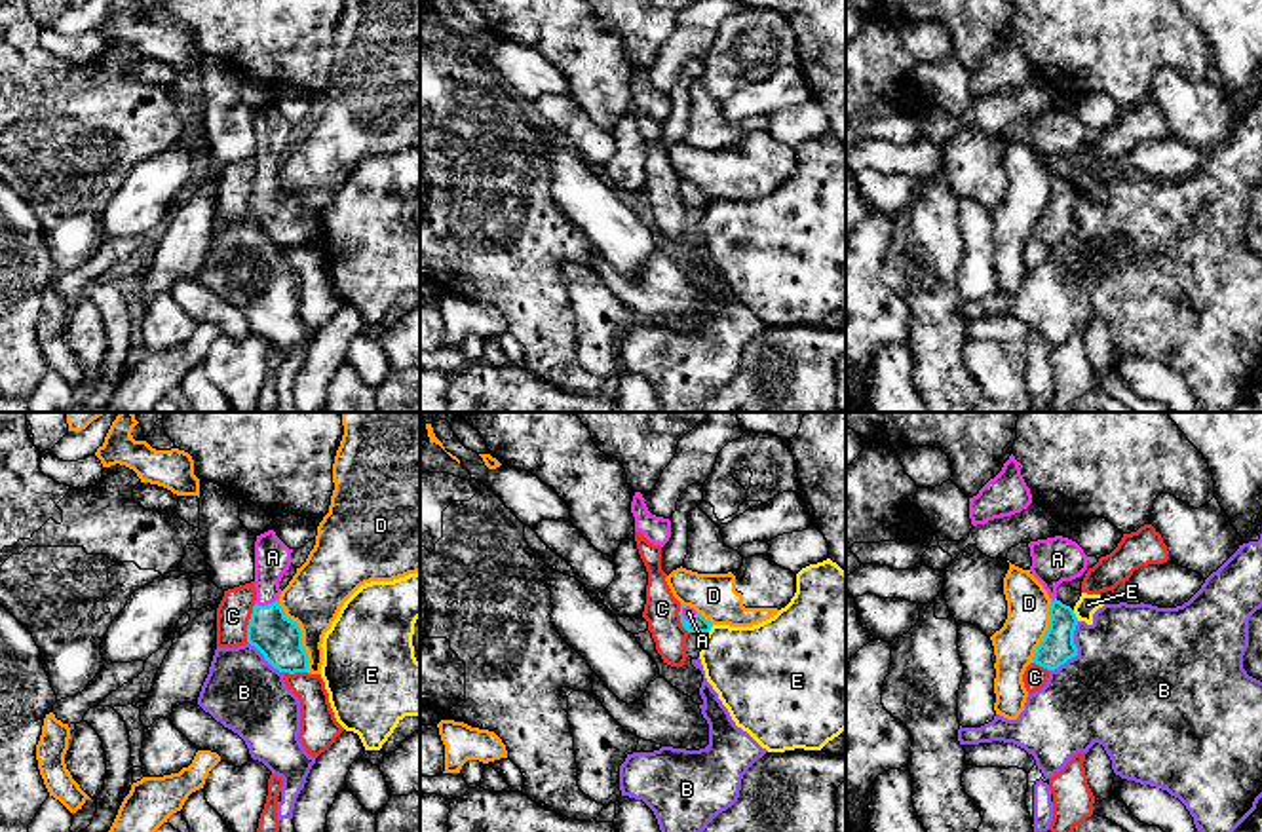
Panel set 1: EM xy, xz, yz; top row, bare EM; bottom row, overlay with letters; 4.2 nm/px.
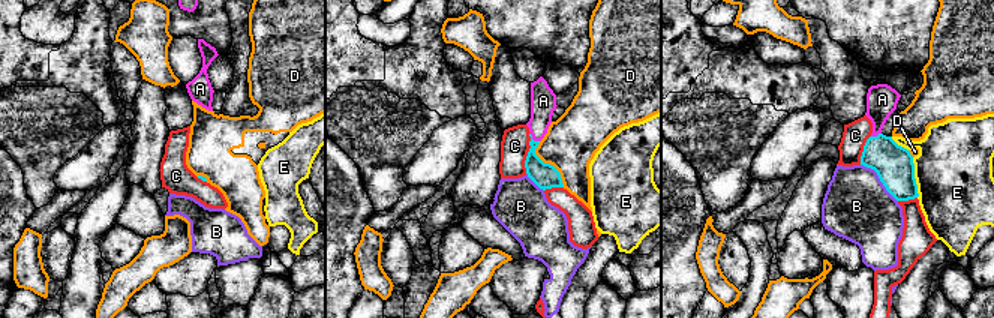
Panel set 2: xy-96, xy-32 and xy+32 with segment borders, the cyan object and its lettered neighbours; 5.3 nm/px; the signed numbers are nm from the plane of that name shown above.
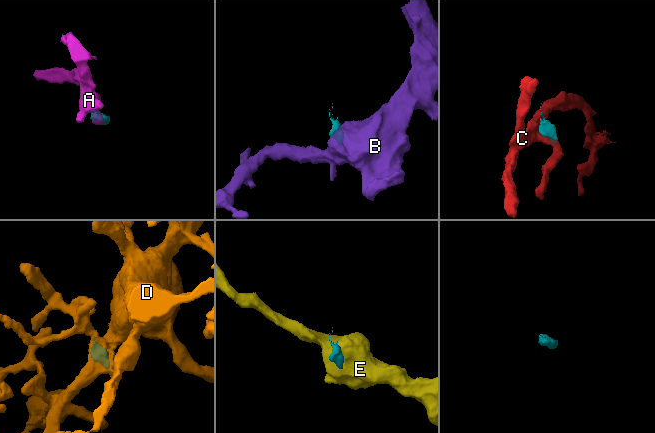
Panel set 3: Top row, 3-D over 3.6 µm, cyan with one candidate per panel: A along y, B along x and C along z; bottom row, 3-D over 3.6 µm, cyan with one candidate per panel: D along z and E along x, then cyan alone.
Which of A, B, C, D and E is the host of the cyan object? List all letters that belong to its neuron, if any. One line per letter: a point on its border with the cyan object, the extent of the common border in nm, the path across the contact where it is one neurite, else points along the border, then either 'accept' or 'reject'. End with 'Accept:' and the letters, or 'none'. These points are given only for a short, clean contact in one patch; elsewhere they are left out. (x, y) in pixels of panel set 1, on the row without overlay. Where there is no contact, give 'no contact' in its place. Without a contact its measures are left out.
A: xy (268, 179) | 110 nm | across xy (276, 211), (268, 204), (268, 179), (268, 141), (272, 132) | accept
B: yz (1076, 226) | 240 nm | along yz (1078, 196), (1074, 206), (1076, 228), (1050, 245) | reject
C: xy (249, 198) | 170 nm | reject
D: xy (301, 211) | 340 nm | reject
E: yz (1074, 190) | 50 nm | along yz (1072, 185), (1078, 194) | reject
Accept: A

